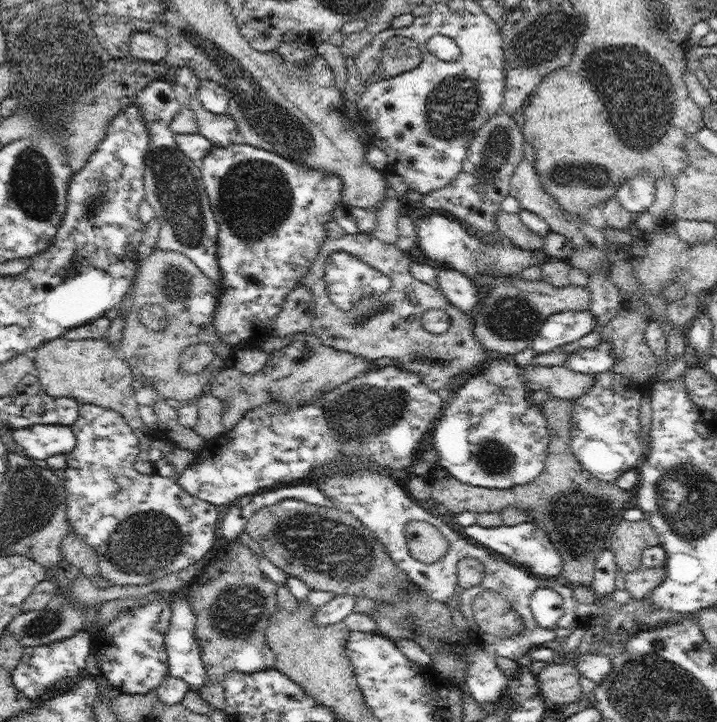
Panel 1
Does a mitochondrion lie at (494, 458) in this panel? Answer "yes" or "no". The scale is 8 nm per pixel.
yes

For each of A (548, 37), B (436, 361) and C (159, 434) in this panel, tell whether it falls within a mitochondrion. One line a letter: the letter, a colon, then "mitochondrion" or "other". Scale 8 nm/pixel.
A: mitochondrion
B: other
C: other

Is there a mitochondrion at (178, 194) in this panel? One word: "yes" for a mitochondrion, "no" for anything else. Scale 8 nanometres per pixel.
yes

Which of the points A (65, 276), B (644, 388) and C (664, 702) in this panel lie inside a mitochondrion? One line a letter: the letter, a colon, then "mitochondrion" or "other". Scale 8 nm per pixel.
A: other
B: other
C: mitochondrion

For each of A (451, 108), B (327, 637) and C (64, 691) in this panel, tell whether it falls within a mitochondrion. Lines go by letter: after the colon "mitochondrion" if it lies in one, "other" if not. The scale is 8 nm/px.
A: mitochondrion
B: other
C: other

